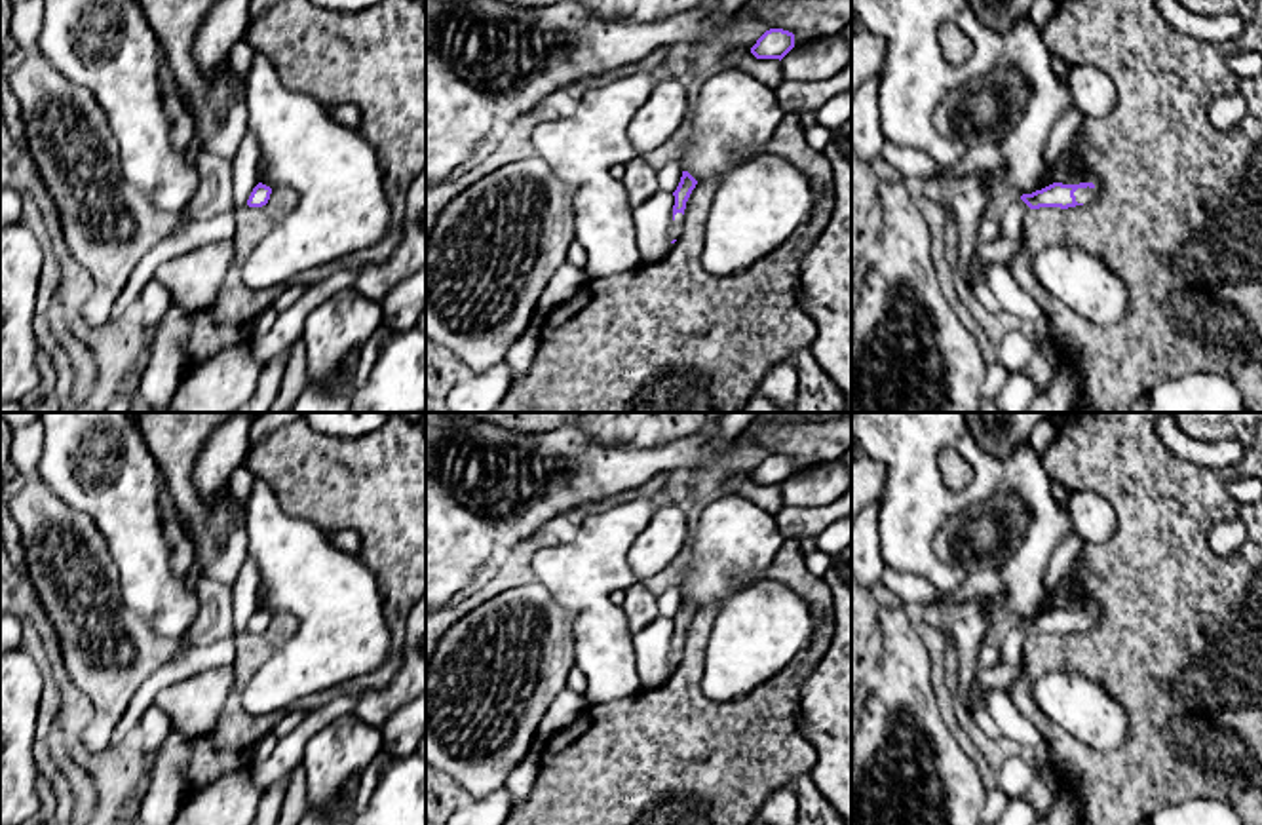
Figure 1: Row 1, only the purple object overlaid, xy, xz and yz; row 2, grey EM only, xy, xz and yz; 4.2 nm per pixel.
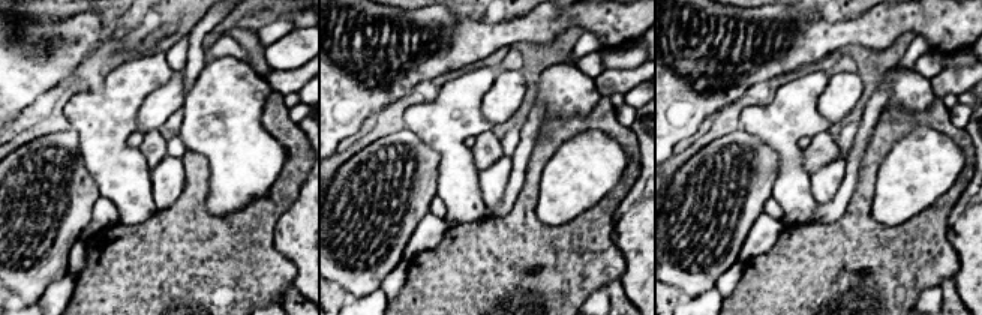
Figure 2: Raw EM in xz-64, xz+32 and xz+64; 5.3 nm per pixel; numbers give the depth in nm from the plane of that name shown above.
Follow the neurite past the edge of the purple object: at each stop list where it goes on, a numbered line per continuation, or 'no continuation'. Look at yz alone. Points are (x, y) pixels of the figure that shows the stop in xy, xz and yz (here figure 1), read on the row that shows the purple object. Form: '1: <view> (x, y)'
1: yz (1088, 194)

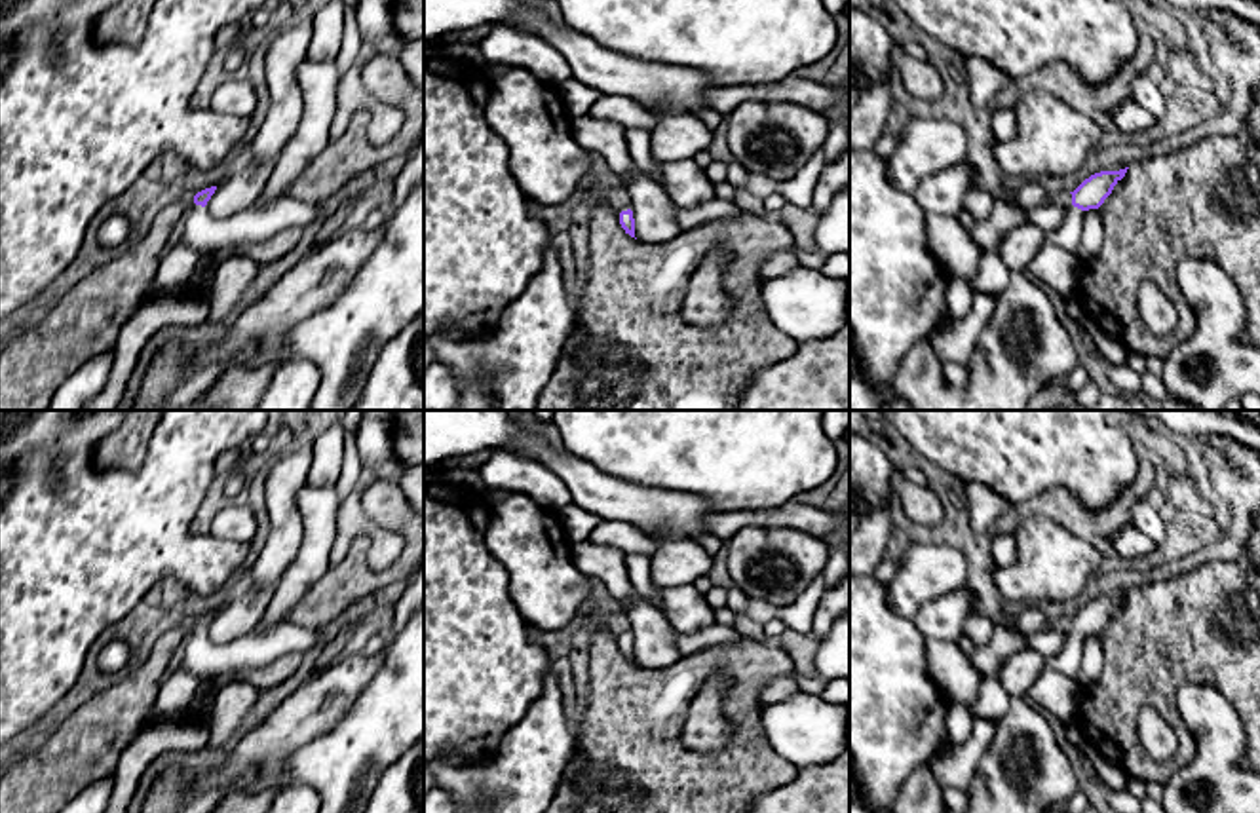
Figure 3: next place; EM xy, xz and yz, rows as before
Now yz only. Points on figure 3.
1: yz (1067, 236)

